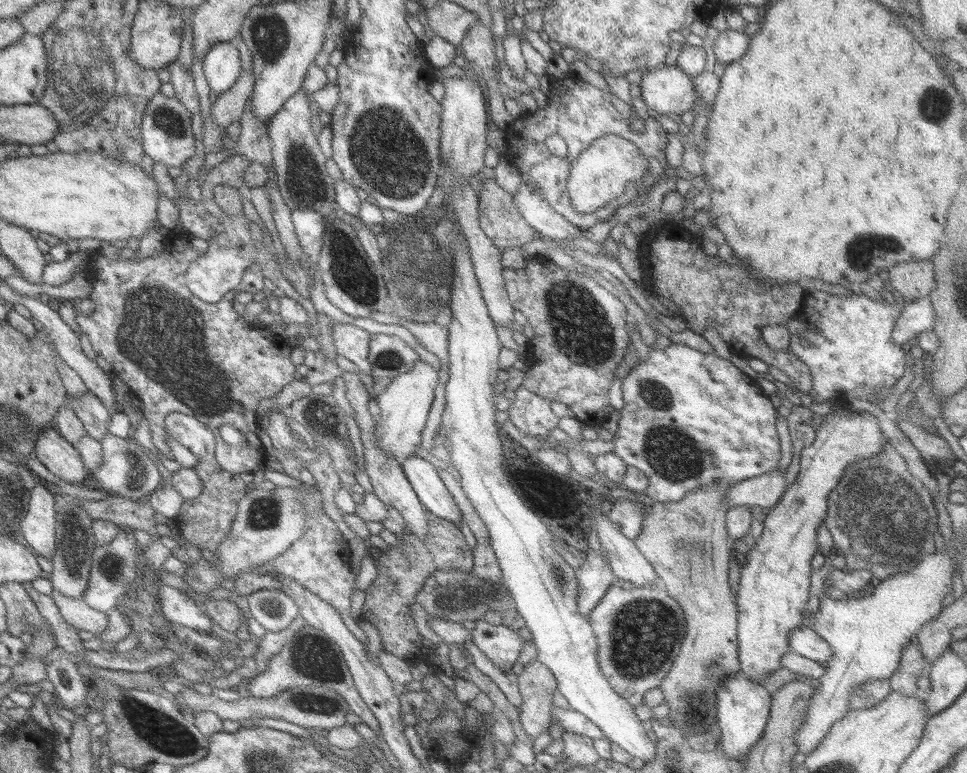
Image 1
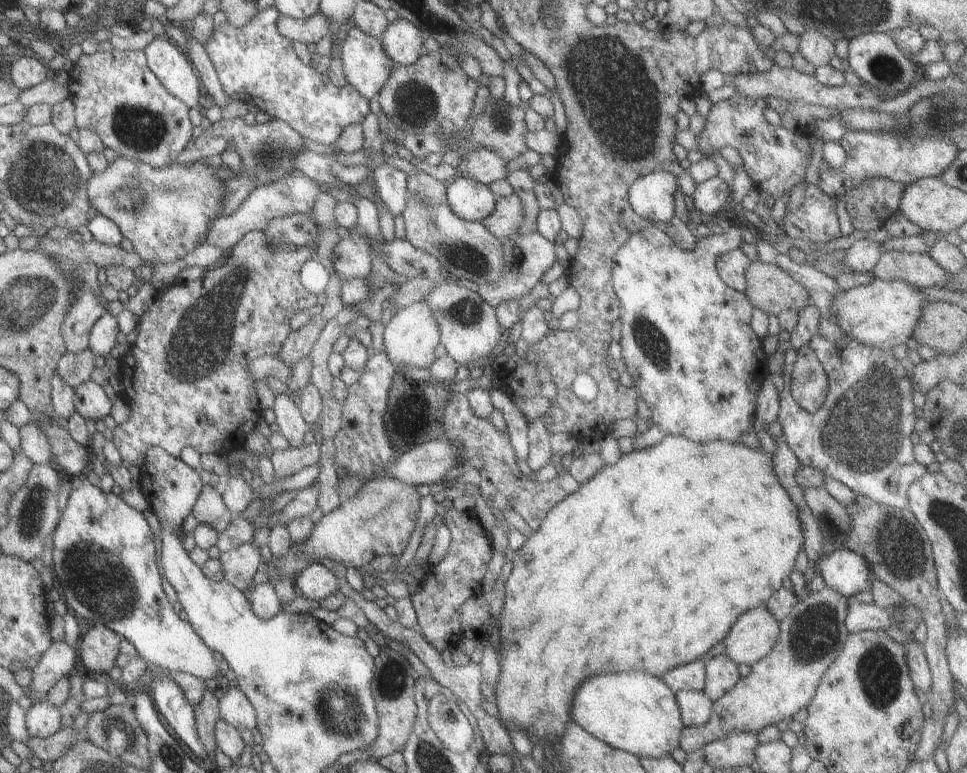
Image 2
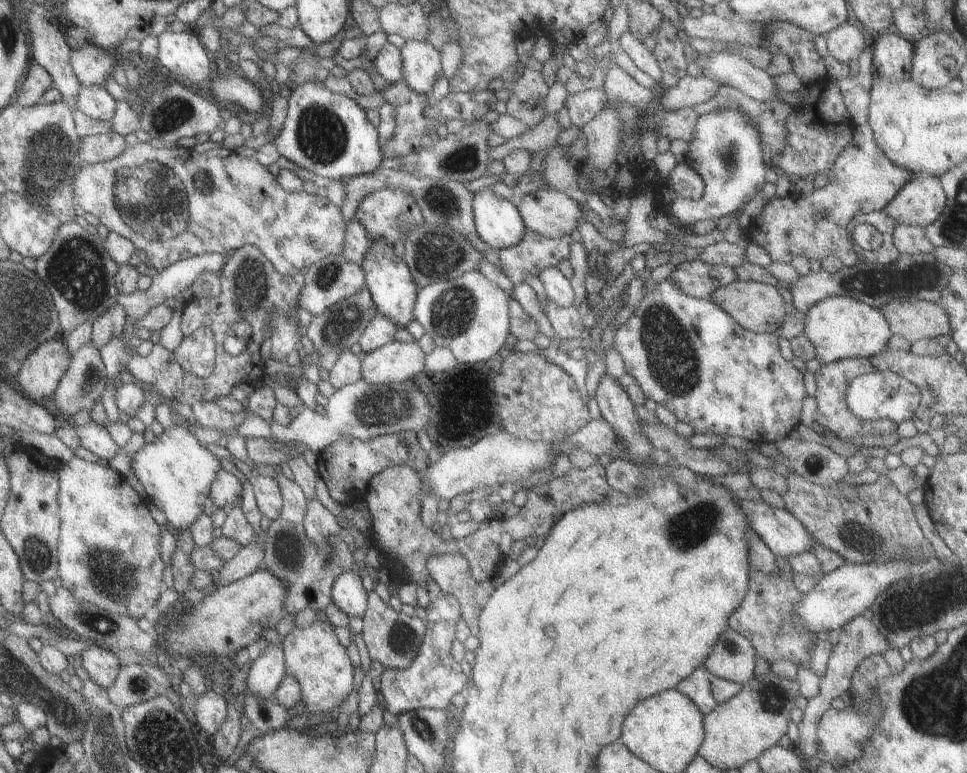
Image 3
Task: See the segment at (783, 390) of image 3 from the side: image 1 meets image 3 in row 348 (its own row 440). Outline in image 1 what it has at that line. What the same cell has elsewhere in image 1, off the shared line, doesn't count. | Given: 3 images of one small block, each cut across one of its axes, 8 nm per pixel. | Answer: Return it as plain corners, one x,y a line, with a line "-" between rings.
677,341
664,350
651,349
648,359
639,361
623,378
624,408
620,410
618,430
613,434
616,445
612,451
627,466
637,468
649,478
649,485
643,490
648,502
678,502
686,493
703,486
717,482
735,485
777,468
781,459
777,410
755,379
715,352
703,354

